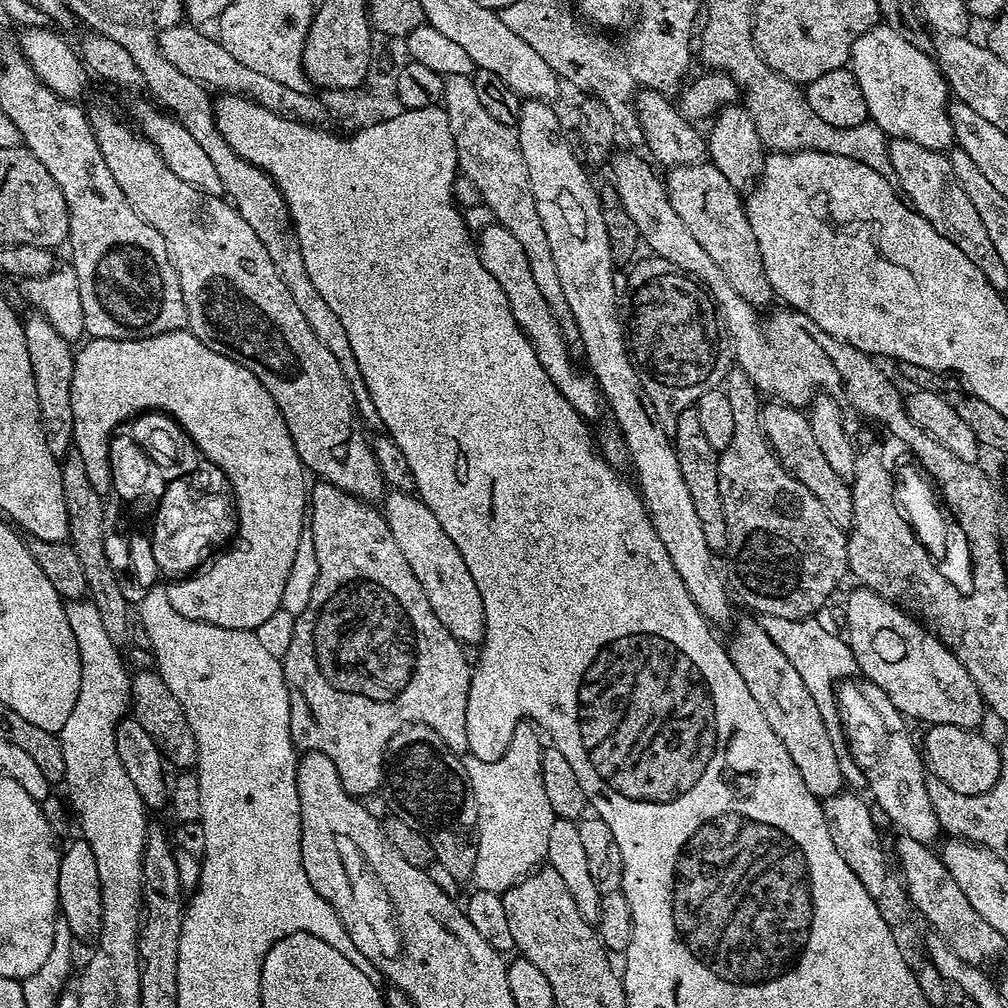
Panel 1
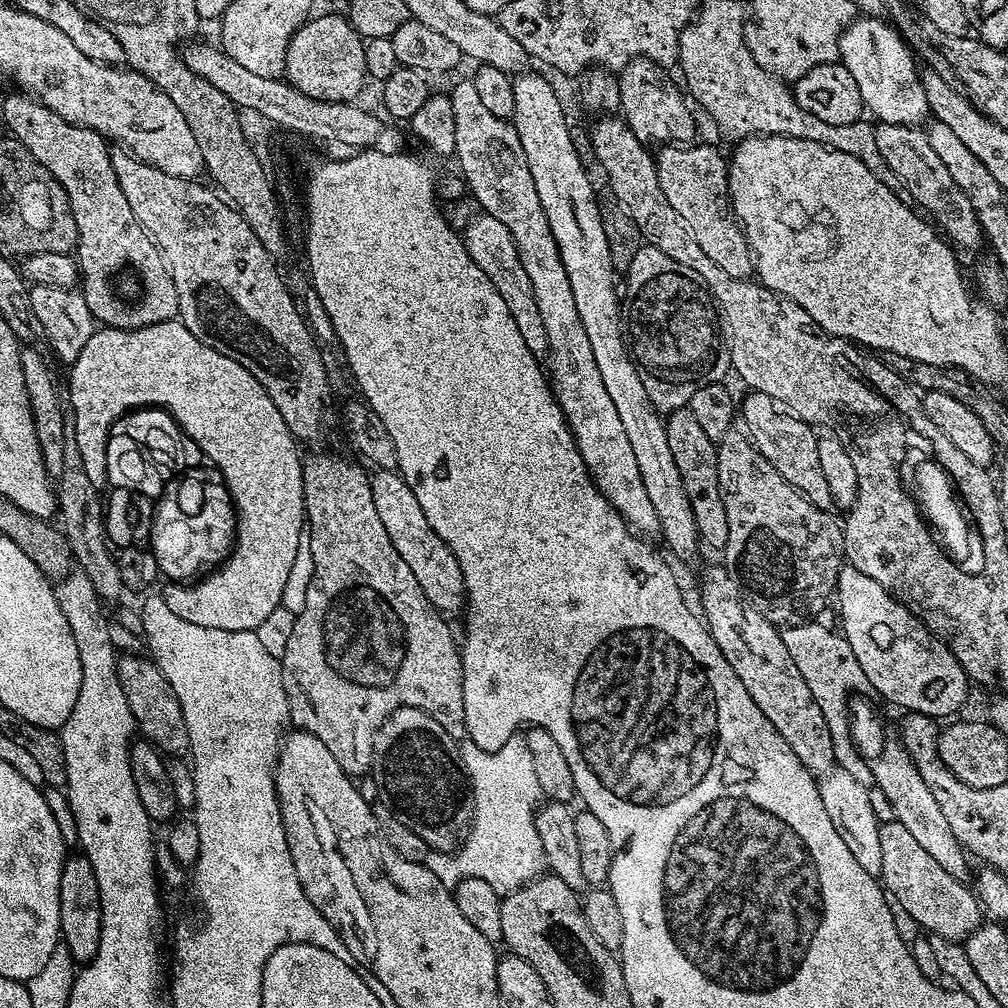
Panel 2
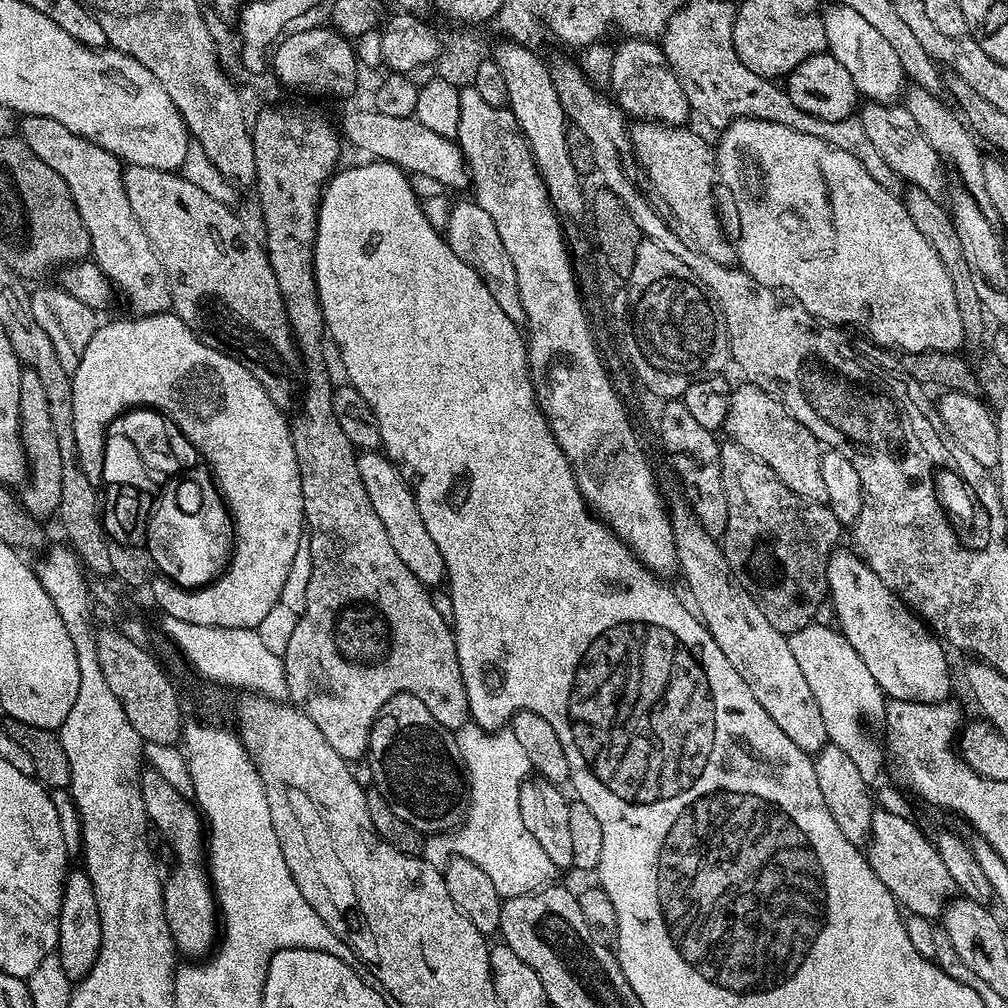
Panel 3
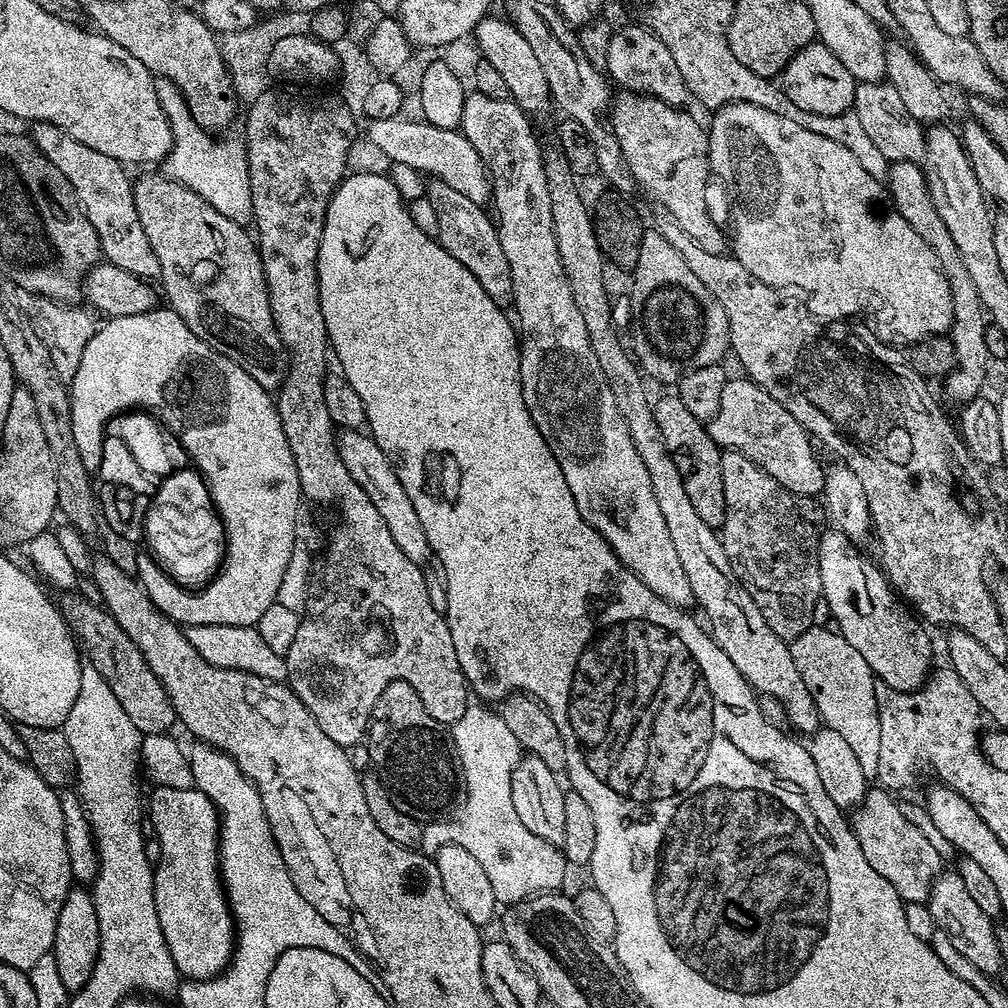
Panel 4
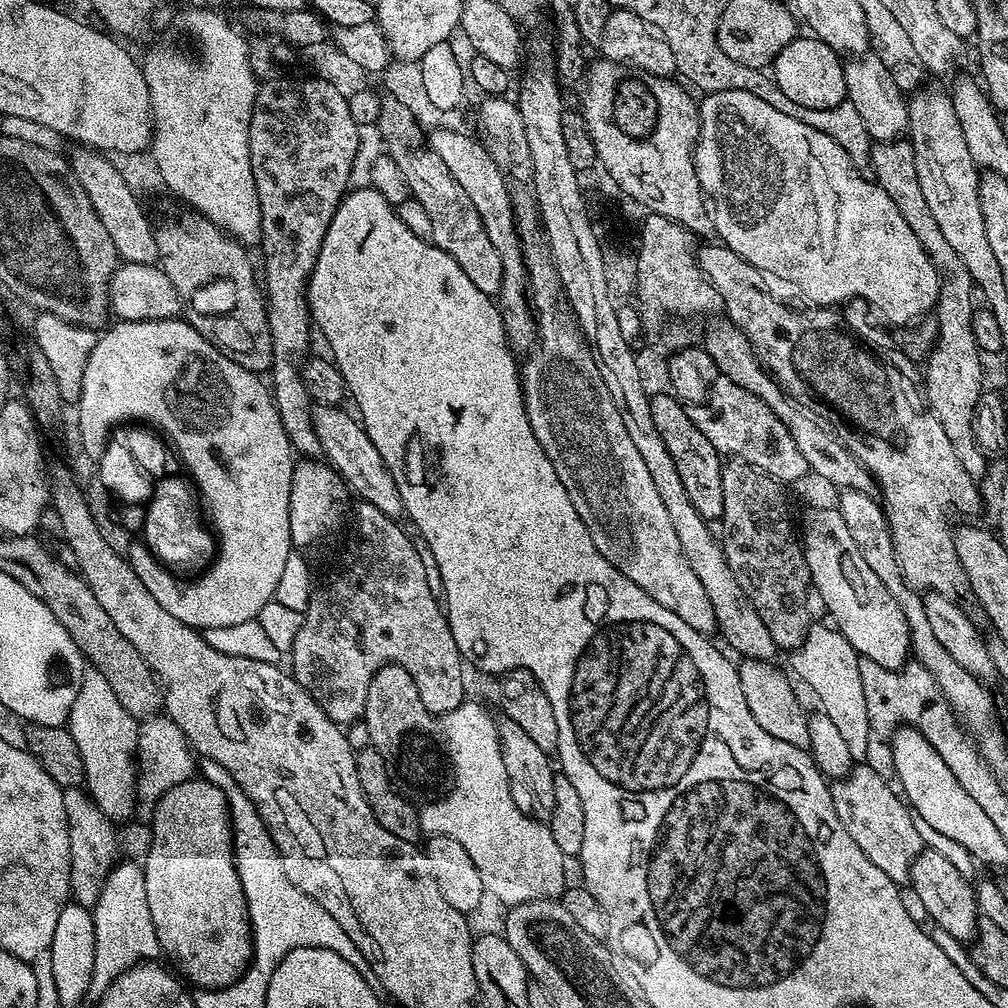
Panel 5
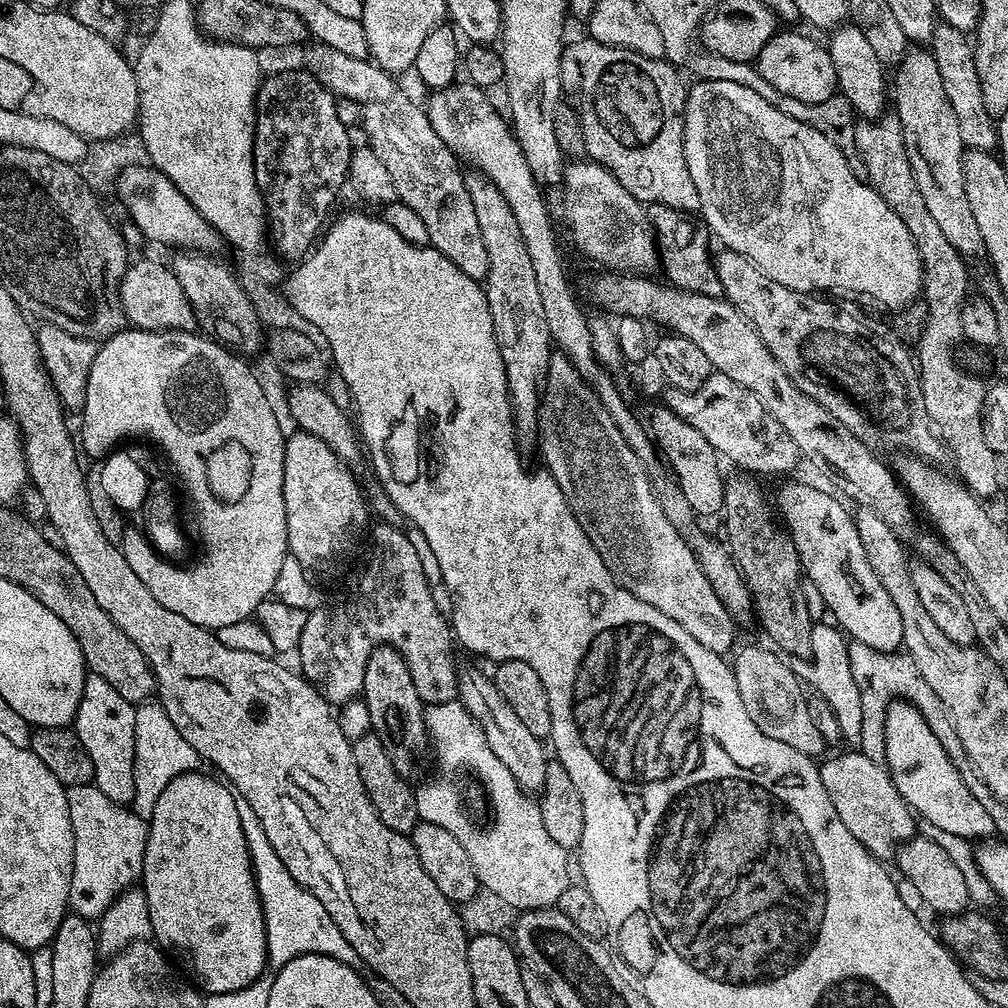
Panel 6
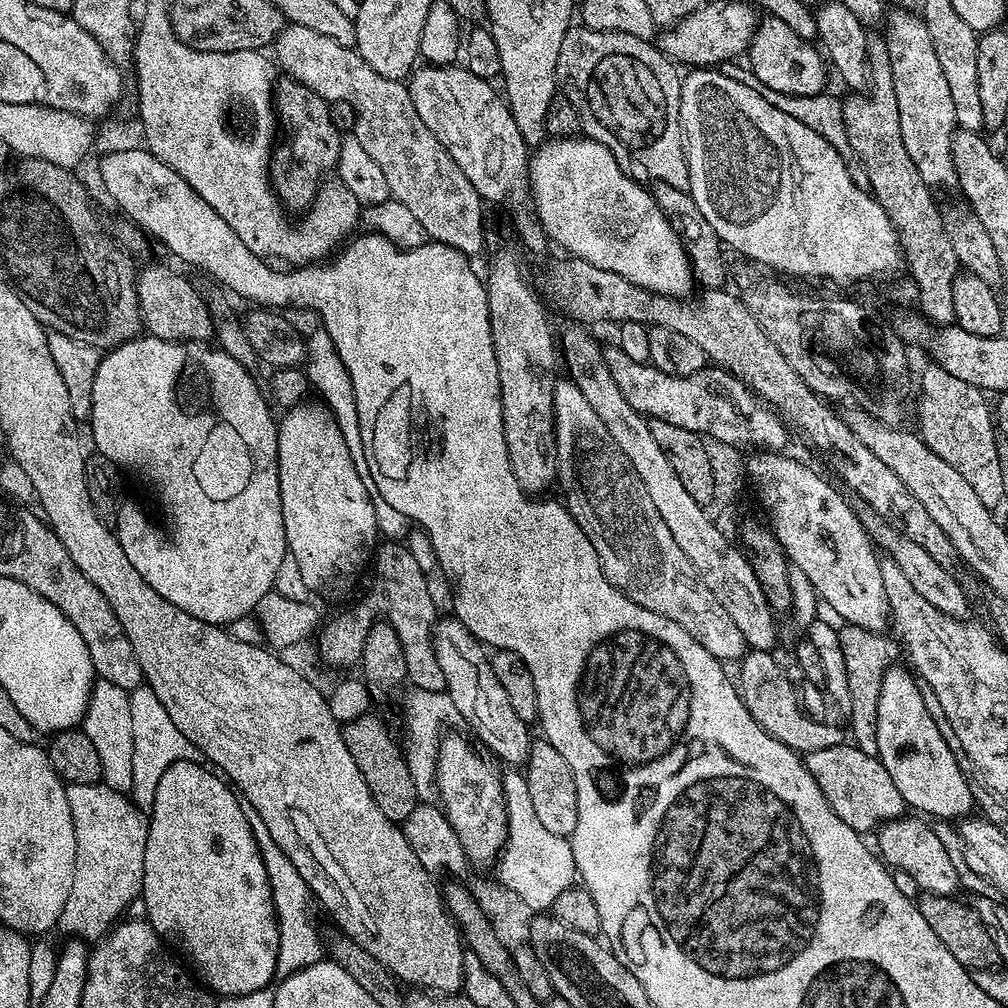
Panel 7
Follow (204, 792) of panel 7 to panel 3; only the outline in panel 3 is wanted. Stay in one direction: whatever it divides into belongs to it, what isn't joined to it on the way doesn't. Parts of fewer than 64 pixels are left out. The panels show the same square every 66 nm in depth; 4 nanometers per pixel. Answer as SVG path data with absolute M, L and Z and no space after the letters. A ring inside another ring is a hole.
M145 767L140 774L140 789L142 790L142 802L146 806L151 827L156 828L168 839L172 852L176 855L176 865L172 873L167 873L164 880L164 913L166 914L166 926L170 926L172 940L176 944L177 953L184 958L204 958L213 951L218 940L218 909L216 898L212 891L212 881L206 867L206 828L202 823L201 813L195 803L189 797L178 794L174 786L170 786L158 774L158 770Z

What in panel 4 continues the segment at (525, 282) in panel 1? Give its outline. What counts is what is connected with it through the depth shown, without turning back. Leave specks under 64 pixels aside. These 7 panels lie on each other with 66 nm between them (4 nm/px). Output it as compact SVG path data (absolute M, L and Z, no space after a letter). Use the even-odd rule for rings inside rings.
M433 179L427 185L426 197L437 211L437 237L440 245L448 251L474 278L478 278L478 286L494 298L499 308L512 308L512 271L510 262L506 262L506 254L502 254L502 242L496 233L493 217L484 213L485 209L479 204L470 202L470 198L458 194L458 190L450 190L450 186L441 180Z

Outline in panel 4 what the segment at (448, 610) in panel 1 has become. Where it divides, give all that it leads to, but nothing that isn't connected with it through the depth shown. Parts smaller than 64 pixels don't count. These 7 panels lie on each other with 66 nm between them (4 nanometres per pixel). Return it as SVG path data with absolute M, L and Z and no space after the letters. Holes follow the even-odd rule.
M364 430L341 431L336 437L336 445L342 462L346 462L346 470L350 470L350 478L354 478L354 482L358 482L358 486L370 494L370 502L374 502L378 514L382 514L390 529L390 536L394 542L398 542L402 554L406 554L410 562L427 565L427 560L433 559L432 547L430 542L426 542L426 530L422 530L418 510L414 510L414 502L410 502L410 494L406 494L391 458L381 450L374 437Z

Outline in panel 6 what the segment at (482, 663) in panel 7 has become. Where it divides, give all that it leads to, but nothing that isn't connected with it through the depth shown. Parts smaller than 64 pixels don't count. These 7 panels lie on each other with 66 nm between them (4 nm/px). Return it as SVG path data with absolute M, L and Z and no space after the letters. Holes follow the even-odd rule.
M476 668L459 669L460 690L458 699L466 706L466 710L480 723L480 729L486 734L486 740L490 742L490 750L501 760L514 774L514 782L523 792L540 794L544 791L546 782L546 766L550 762L550 756L544 753L545 741L532 733L529 728L519 720L518 714L514 714L510 702L502 698L495 679L491 675L483 676Z

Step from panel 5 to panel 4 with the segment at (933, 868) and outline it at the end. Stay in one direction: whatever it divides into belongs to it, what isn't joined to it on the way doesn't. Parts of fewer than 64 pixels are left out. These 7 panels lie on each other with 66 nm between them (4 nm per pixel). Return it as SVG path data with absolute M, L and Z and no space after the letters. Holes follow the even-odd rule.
M941 871L940 875L932 881L932 889L928 891L926 905L933 915L936 927L946 930L946 938L954 942L954 950L958 950L958 954L974 962L974 966L978 966L978 970L982 970L987 976L995 977L999 973L1000 951L996 937L997 925L993 917L982 914L982 909L967 892L966 882L962 882L959 871Z

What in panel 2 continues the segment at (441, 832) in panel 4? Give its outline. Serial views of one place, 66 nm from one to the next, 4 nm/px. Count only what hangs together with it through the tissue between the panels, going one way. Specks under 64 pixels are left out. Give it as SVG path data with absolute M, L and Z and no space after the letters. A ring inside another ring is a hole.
M520 734L511 736L506 742L506 746L502 746L502 750L494 750L493 752L482 750L471 742L464 742L460 744L460 757L468 772L468 782L476 803L476 813L472 816L470 831L463 843L459 845L458 850L451 854L435 853L435 871L443 874L442 879L449 890L455 889L461 878L473 876L474 878L482 878L482 882L487 882L490 890L495 892L501 894L517 892L524 884L537 879L546 868L542 838L538 838L538 830L536 829L535 811L541 794L538 778L534 775L534 761L530 758L530 746L526 746L524 737Z

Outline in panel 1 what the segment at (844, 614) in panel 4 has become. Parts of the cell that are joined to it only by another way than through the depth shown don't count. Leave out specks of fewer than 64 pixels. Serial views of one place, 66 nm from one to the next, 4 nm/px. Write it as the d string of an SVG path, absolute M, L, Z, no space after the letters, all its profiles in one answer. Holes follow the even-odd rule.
M856 586L848 596L846 639L856 659L859 675L883 690L905 718L912 719L913 716L916 720L925 720L925 725L928 726L949 724L973 730L981 727L980 719L983 718L984 712L986 716L986 705L966 666L962 666L956 655L935 634L928 631L921 621L908 615L891 600L882 598L877 592L871 592L866 587Z

